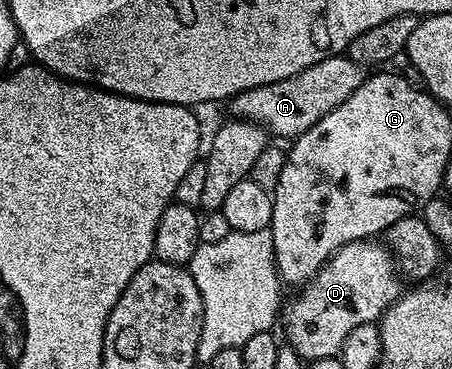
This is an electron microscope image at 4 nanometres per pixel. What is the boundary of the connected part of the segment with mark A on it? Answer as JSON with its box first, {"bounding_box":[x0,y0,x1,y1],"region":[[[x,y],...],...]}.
{"bounding_box":[228,55,367,139],"region":[[[347,55],[328,57],[303,71],[291,75],[291,79],[279,79],[279,83],[267,83],[263,87],[251,87],[236,93],[228,102],[232,116],[254,121],[266,134],[296,139],[306,133],[312,125],[319,123],[323,115],[335,111],[343,99],[351,99],[367,76],[366,66],[355,63]]]}

